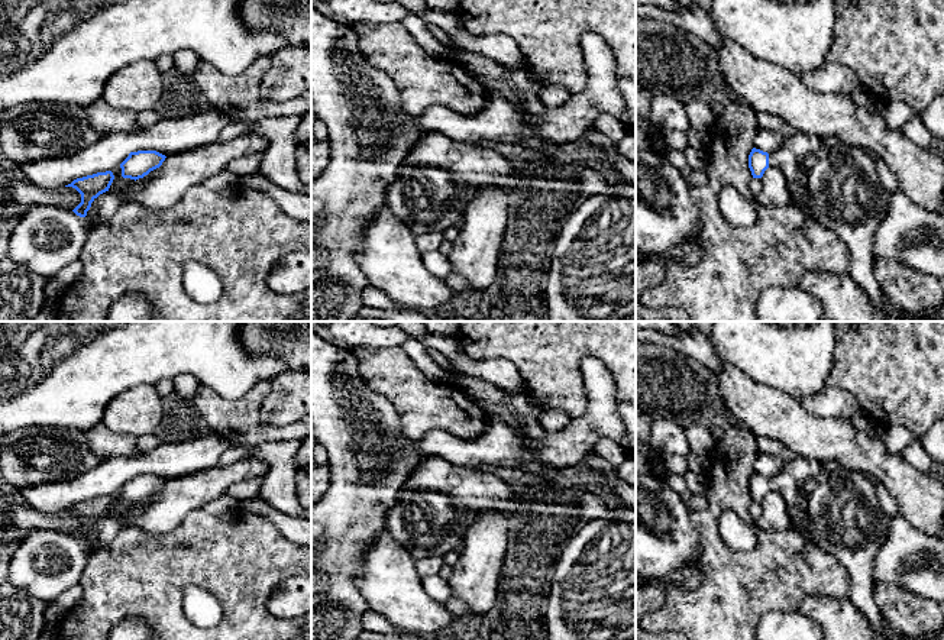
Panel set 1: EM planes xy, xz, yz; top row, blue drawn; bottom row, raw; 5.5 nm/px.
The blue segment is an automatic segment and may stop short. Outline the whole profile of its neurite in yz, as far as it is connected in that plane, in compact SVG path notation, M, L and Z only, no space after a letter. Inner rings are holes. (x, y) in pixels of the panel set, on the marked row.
M795 130L775 152L751 149L749 168L753 178L762 178L769 167L783 174L792 197L791 203L847 245L851 258L848 275L864 290L876 311L886 313L889 304L873 277L872 265L875 261L873 237L888 213L890 194L882 185L873 156L861 148L850 148Z

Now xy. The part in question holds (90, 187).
M111 171L97 172L74 180L65 187L72 187L81 194L81 203L72 210L77 216L85 217L91 203L103 193L109 191L114 175Z

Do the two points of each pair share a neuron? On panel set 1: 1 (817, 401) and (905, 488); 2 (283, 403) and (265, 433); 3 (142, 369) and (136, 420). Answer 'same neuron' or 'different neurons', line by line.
1: different neurons
2: different neurons
3: different neurons

